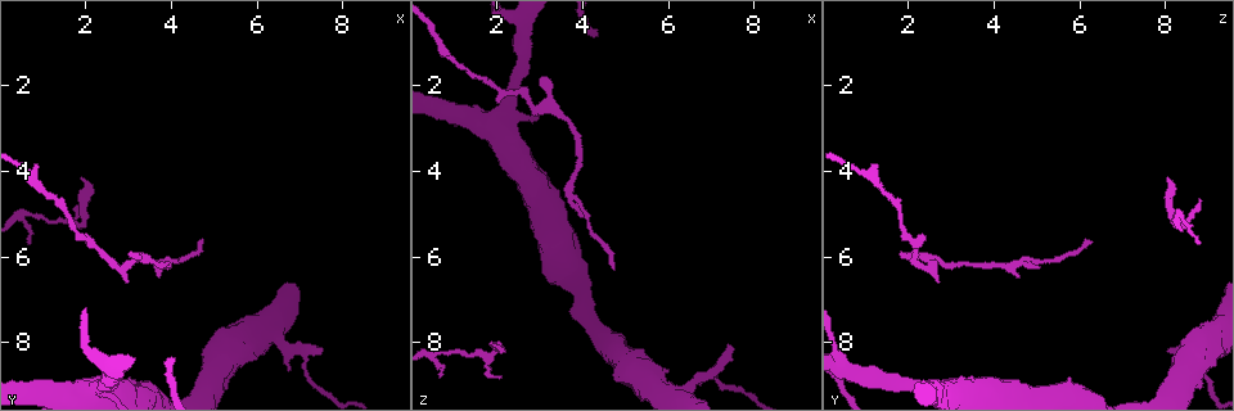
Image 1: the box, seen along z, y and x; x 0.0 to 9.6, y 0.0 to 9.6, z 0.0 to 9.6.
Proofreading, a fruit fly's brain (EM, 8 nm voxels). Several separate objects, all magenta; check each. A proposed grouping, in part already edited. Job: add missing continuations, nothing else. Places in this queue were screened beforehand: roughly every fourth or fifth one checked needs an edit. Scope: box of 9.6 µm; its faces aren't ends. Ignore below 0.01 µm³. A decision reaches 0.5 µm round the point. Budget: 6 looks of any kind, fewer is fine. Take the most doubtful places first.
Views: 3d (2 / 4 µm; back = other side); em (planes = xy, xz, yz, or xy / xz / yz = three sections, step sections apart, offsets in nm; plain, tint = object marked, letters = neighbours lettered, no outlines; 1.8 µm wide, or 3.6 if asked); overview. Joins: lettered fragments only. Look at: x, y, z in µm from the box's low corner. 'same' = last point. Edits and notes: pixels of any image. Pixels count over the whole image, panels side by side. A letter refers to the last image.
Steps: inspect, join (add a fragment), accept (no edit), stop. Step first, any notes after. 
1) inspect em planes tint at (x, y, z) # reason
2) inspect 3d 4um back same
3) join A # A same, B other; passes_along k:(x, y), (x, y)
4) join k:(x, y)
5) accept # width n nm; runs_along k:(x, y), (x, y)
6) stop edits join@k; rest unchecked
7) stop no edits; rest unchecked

inspect em xy step 4 letters at (7.45, 8.20, 8.05) # branch stops here

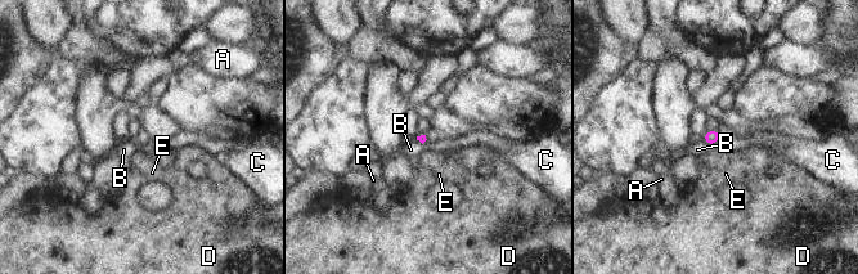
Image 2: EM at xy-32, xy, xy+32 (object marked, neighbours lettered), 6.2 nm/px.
inspect em yz step 8 letters same # another direction

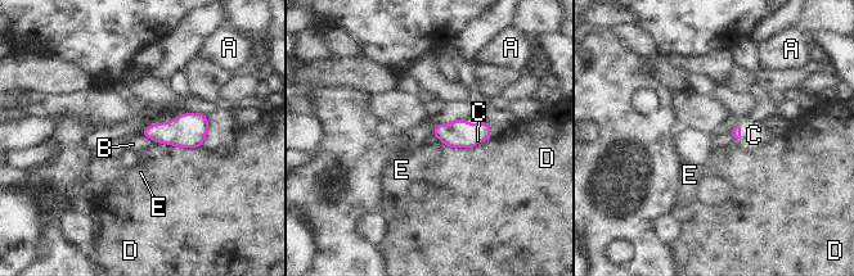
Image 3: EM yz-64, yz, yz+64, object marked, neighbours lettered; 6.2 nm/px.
join C # A other, B other, C same, D other, E other; it goes on there

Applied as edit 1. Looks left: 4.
inspect em 3.6um planes tint at (2.10, 9.15, 2.85) # sudden change in width

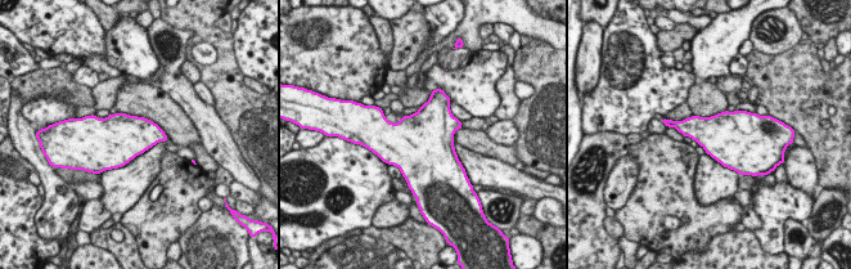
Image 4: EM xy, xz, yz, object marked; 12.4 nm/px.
inspect em 3.6um planes letters same

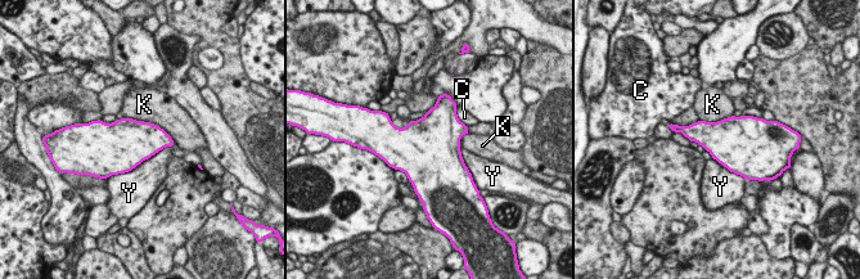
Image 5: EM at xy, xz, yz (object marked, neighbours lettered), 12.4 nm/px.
accept # C other, K other, Y other; no lettered fragment goes on from it

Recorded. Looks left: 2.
stop edits join@3; rest unchecked

